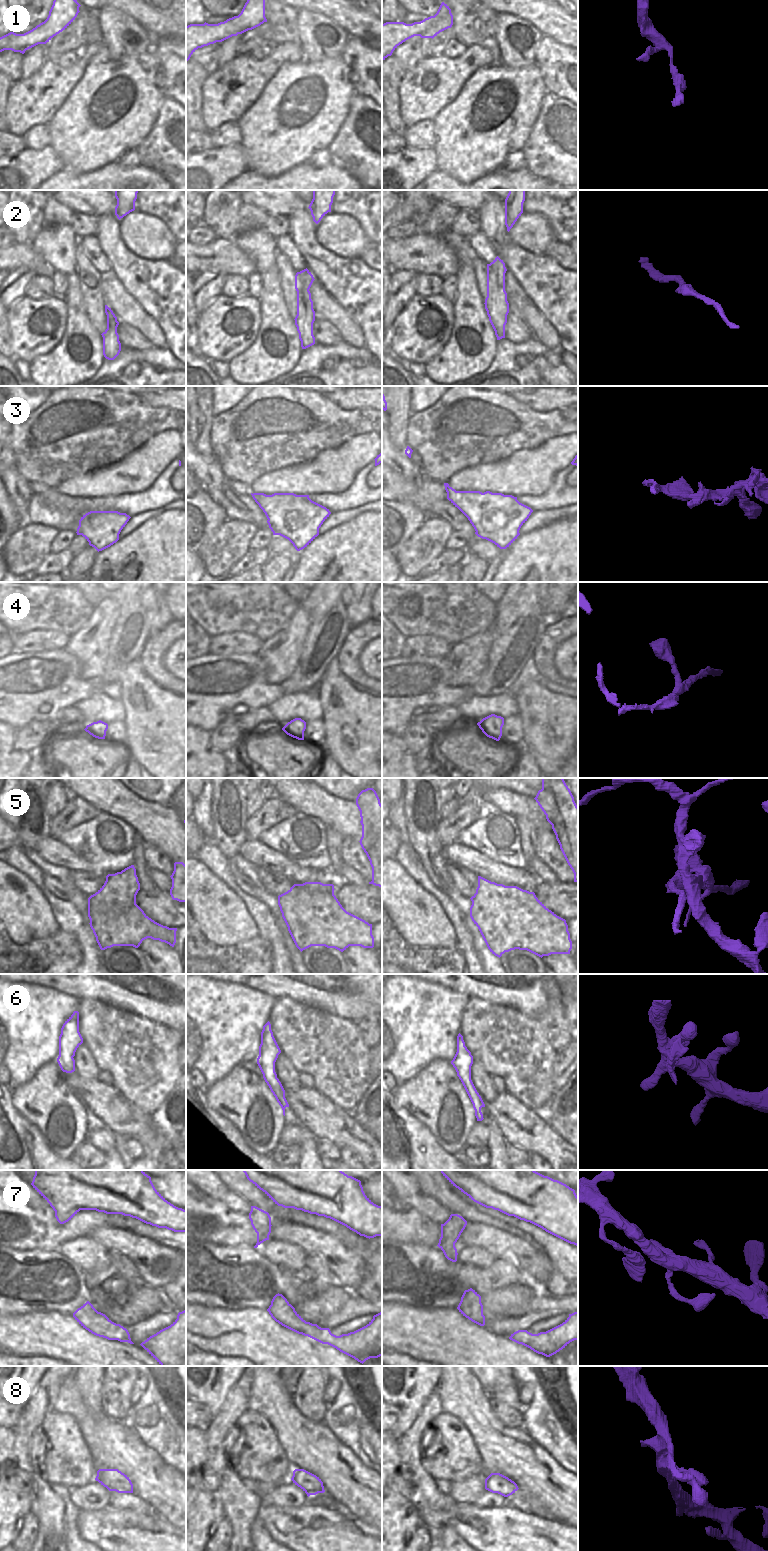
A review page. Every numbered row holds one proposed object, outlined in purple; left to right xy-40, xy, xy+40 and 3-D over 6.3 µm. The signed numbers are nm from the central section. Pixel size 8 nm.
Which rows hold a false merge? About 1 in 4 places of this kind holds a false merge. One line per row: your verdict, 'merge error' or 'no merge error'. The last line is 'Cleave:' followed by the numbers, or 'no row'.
1: no merge error
2: no merge error
3: merge error
4: no merge error
5: merge error
6: merge error
7: no merge error
8: no merge error
Cleave: 3, 5, 6

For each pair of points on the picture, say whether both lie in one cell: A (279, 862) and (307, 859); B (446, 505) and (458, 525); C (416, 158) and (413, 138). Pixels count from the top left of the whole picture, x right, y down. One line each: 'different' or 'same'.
A: different
B: same
C: different

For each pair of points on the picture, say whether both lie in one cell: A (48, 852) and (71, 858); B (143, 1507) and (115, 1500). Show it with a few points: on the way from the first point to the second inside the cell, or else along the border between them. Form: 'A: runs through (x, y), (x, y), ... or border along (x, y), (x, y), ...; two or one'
A: runs through (54, 852), (65, 858); one
B: runs through (136, 1503), (130, 1500), (122, 1500); one

